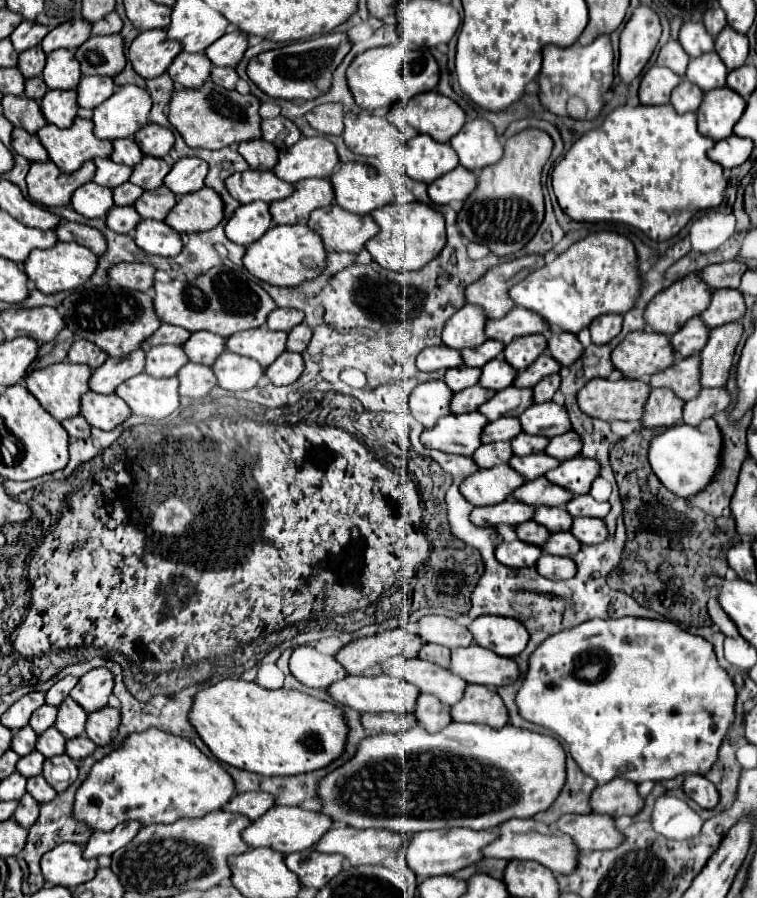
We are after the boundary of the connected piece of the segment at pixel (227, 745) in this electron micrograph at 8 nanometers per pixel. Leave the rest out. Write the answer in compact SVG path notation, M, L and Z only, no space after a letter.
M223 679L199 691L191 709L191 723L221 763L263 777L325 769L343 755L349 735L341 707L301 691L265 689L243 679Z

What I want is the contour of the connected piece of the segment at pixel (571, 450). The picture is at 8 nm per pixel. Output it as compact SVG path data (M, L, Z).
M569 431L569 433L553 437L551 443L547 445L545 453L559 459L559 461L567 461L567 459L581 455L581 447L583 447L581 437L575 431Z

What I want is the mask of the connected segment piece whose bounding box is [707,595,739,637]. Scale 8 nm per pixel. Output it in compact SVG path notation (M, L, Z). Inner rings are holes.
M711 595L707 609L709 609L711 621L713 621L713 623L715 623L727 637L737 637L737 635L739 635L735 623L731 623L731 619L729 619L729 617L725 615L725 611L719 607L719 599L717 599L717 595Z

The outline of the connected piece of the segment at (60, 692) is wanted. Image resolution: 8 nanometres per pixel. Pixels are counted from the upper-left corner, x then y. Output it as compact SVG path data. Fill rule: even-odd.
M63 677L61 681L57 681L49 691L47 691L47 703L59 707L63 703L63 699L71 693L71 689L75 687L79 679L77 677Z

